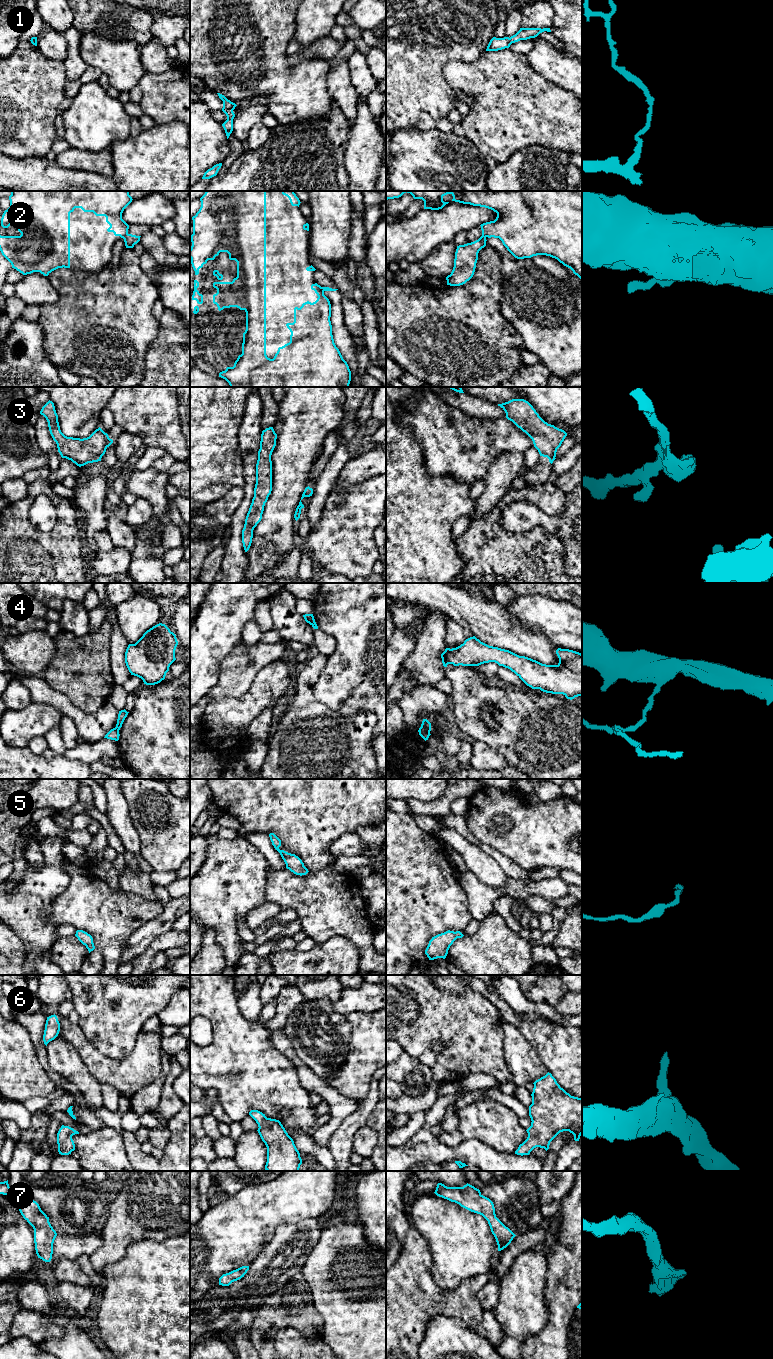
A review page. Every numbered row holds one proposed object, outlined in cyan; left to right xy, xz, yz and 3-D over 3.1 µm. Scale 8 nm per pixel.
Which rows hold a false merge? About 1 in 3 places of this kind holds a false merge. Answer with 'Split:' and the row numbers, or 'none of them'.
Split: 2, 4

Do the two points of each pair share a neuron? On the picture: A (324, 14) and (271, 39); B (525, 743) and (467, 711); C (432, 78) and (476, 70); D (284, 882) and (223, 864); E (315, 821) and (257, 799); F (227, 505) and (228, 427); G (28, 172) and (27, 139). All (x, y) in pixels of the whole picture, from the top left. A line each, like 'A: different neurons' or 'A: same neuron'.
A: different neurons
B: same neuron
C: different neurons
D: different neurons
E: same neuron
F: different neurons
G: different neurons

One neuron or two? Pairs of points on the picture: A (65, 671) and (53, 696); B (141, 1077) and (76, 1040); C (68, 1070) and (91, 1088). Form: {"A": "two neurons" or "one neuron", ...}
{"A": "two neurons", "B": "one neuron", "C": "one neuron"}

